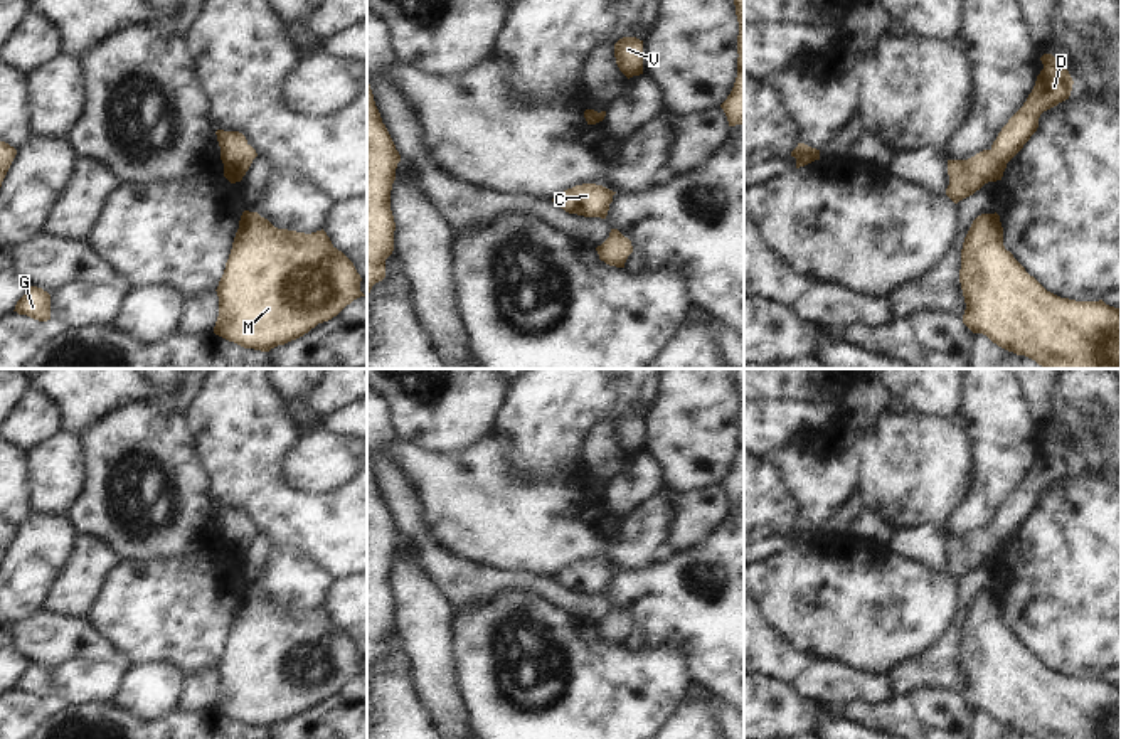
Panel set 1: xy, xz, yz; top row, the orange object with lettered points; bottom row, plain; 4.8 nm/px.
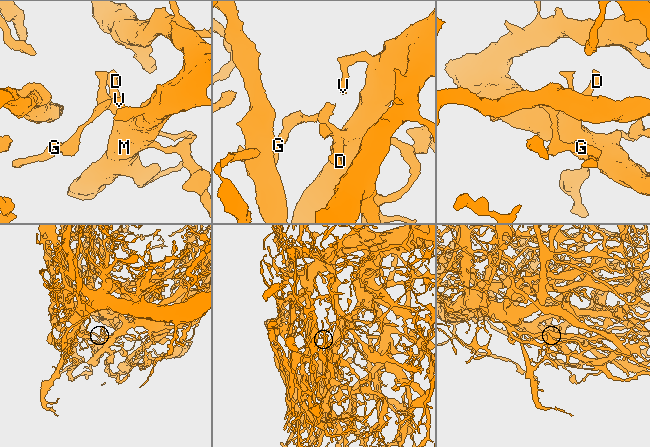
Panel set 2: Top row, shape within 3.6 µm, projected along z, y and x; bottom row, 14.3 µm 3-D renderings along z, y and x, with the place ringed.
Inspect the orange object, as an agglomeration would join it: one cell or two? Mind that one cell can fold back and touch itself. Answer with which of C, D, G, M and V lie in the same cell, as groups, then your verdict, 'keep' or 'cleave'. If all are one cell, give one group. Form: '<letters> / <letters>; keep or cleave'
C D G M V; keep

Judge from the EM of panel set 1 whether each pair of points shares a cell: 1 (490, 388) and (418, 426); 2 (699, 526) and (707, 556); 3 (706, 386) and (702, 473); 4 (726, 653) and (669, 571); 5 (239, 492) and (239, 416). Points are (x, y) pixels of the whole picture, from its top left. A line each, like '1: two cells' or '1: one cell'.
1: one cell
2: two cells
3: one cell
4: one cell
5: one cell

